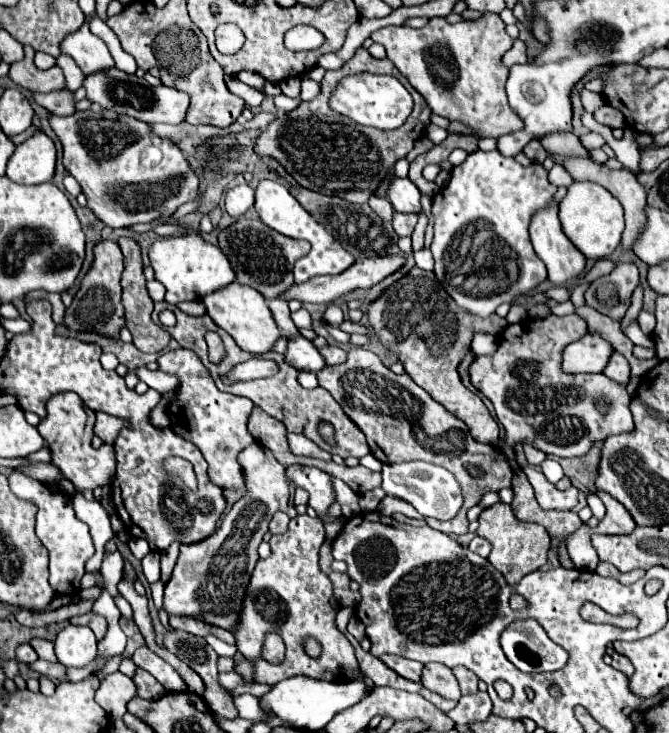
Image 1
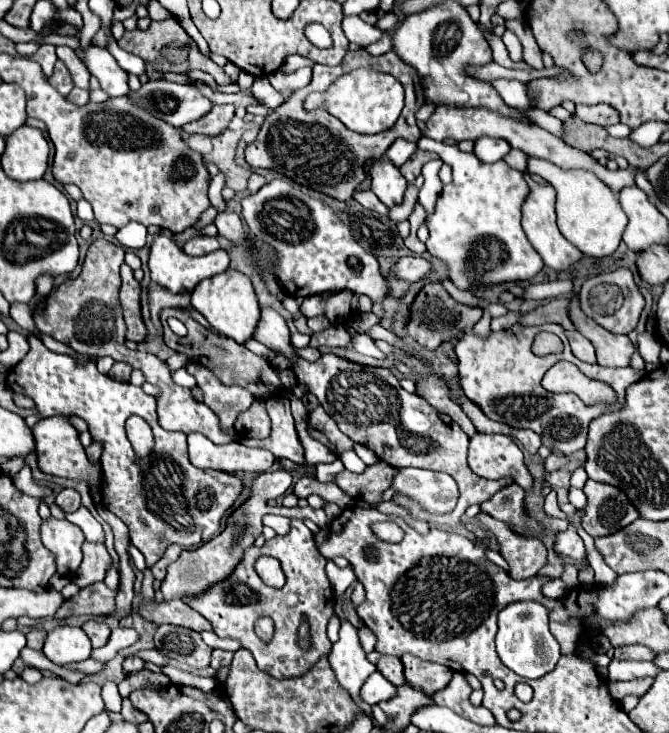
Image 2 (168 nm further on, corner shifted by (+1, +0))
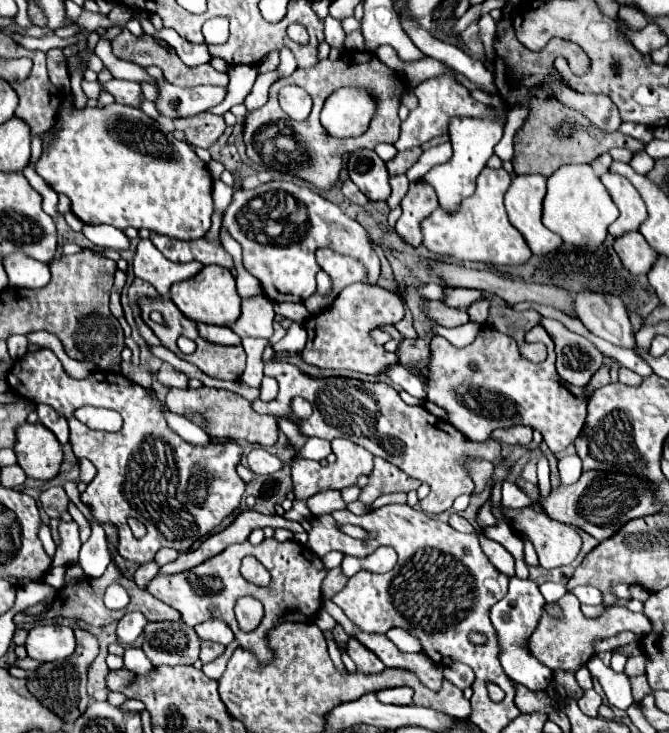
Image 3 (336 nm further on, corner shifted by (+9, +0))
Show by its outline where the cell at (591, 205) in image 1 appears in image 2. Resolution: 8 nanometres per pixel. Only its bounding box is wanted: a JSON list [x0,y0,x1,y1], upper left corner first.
[529,157,627,257]

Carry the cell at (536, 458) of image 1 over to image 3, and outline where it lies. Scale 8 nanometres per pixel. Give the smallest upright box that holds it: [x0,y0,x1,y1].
[493,425,533,445]

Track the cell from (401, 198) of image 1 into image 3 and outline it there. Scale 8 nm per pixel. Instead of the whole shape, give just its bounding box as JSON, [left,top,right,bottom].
[347,149,391,201]

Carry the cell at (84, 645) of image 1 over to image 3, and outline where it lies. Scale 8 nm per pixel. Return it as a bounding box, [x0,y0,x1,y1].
[27,625,75,661]

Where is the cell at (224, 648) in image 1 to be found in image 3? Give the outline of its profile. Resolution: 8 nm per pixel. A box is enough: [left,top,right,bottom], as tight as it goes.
[195,619,233,645]

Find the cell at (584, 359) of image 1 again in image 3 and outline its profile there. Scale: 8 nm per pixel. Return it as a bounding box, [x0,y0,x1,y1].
[539,317,603,387]

